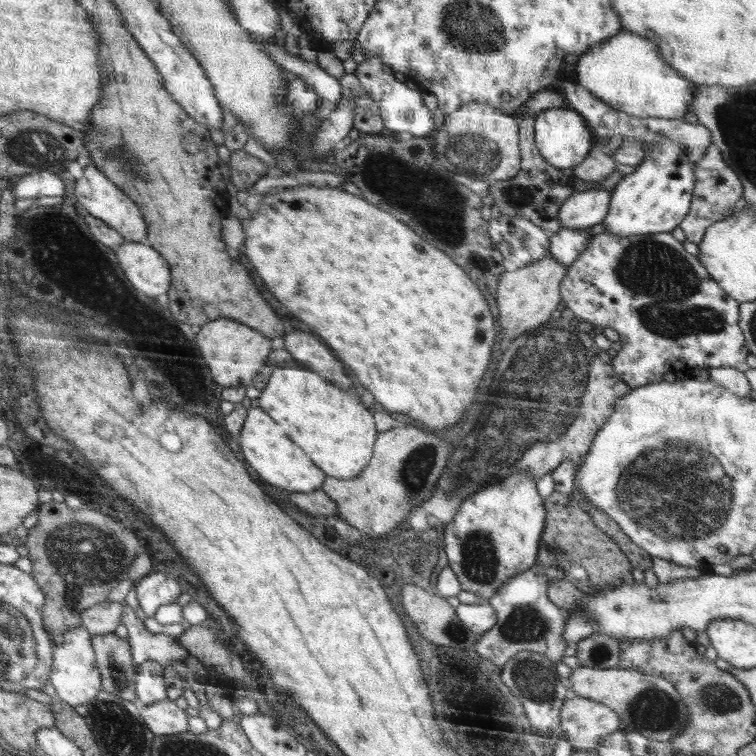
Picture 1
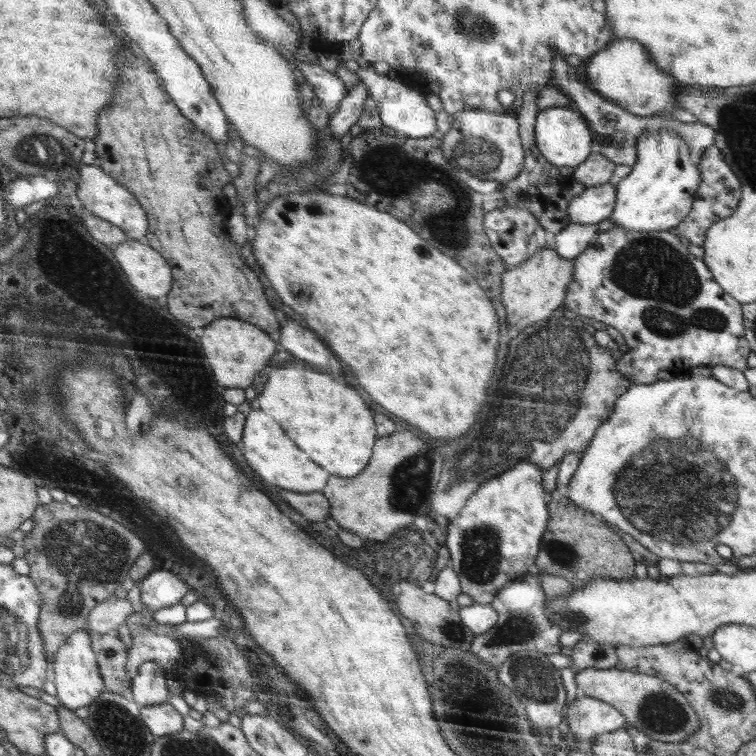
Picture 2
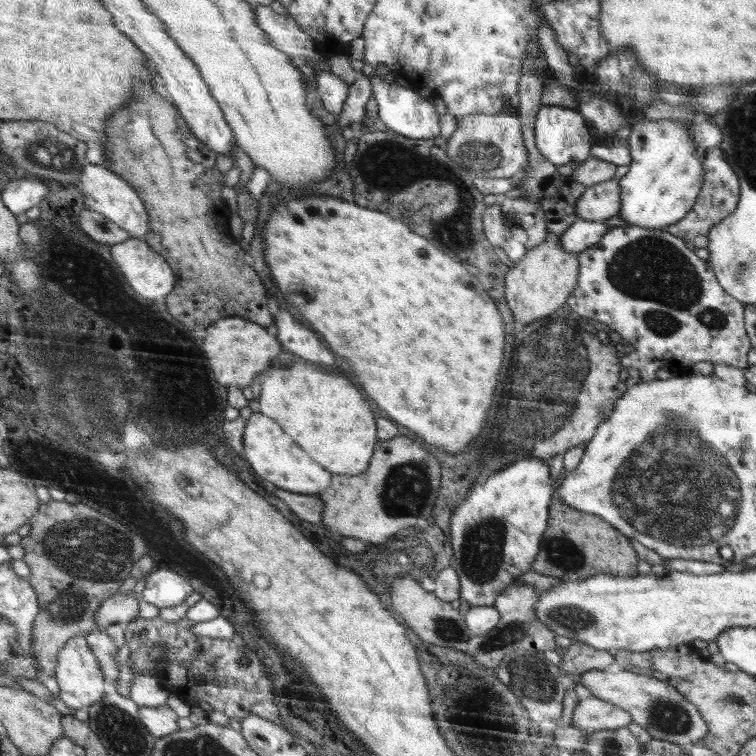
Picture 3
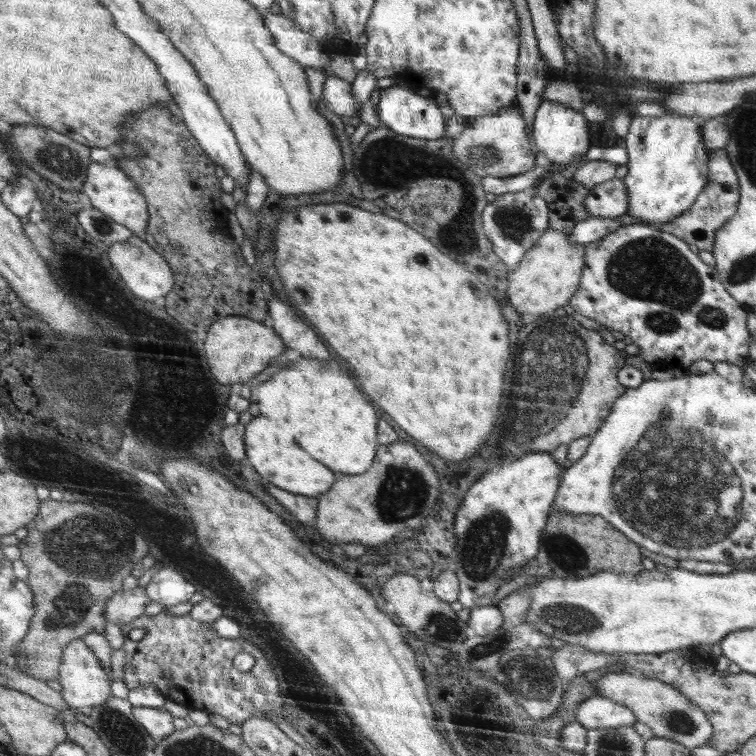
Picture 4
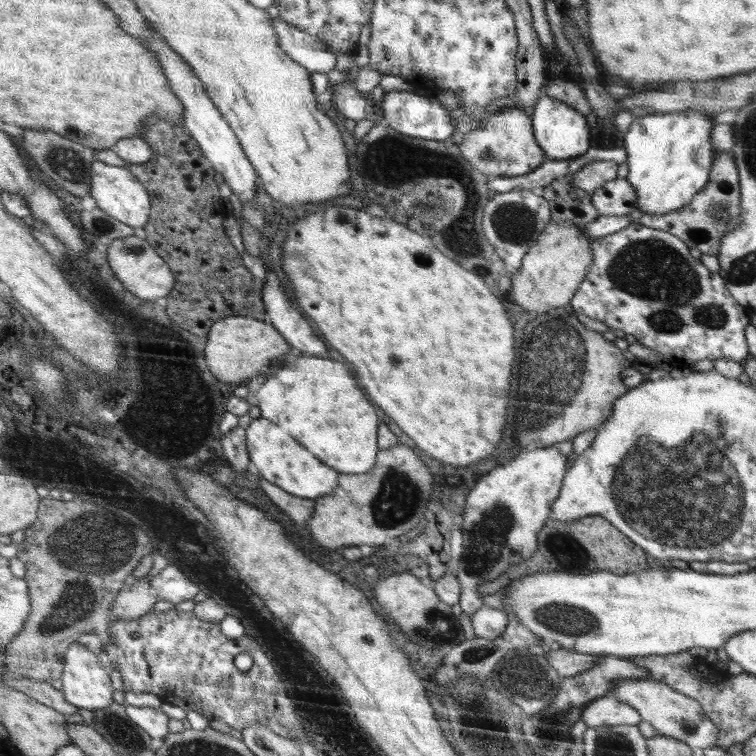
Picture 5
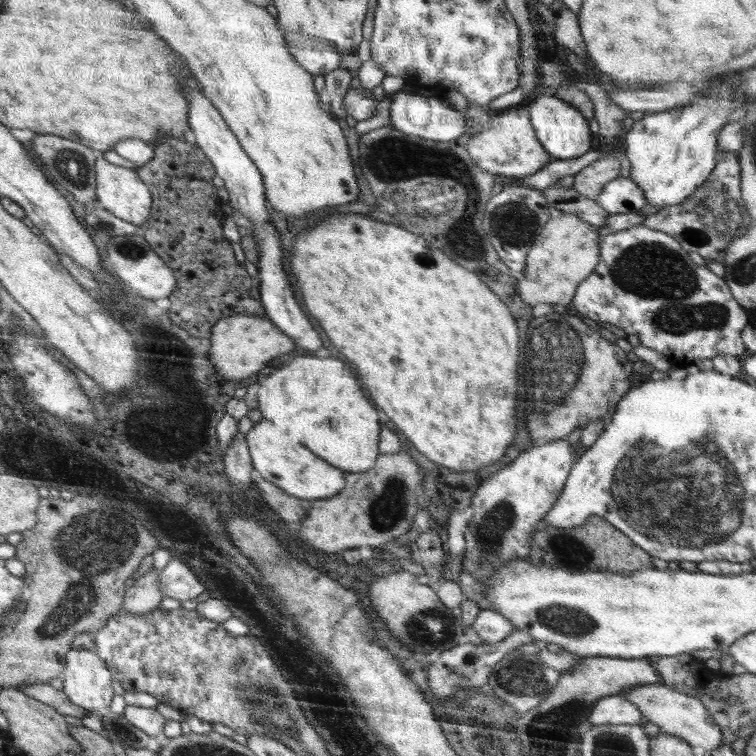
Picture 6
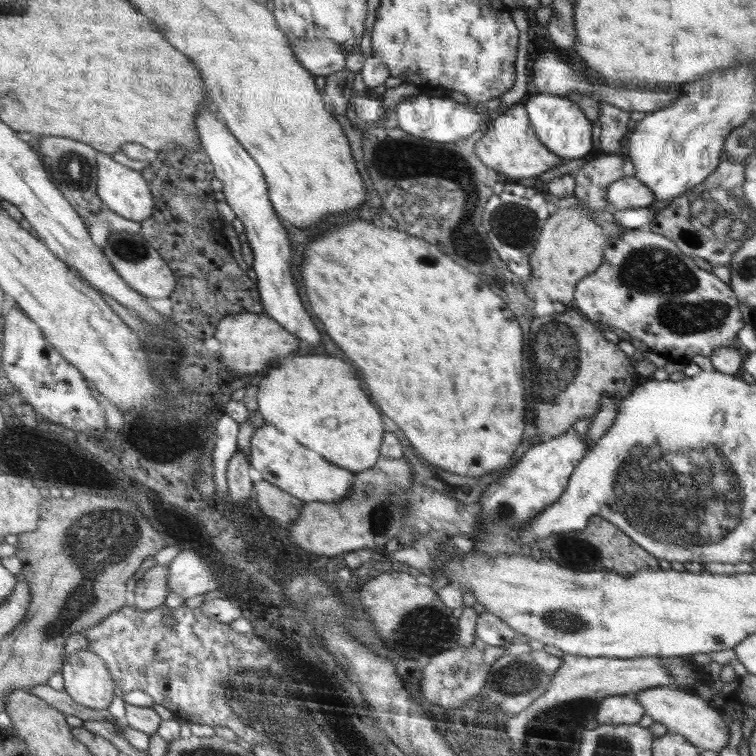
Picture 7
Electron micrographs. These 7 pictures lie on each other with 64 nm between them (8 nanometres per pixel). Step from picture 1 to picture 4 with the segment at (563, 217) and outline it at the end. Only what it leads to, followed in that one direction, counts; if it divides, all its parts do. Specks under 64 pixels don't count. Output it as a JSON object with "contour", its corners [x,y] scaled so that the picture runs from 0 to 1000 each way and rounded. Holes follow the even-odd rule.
{"contour":[[[820,234],[788,245],[775,258],[772,274],[783,288],[815,288],[831,280],[829,246]]]}

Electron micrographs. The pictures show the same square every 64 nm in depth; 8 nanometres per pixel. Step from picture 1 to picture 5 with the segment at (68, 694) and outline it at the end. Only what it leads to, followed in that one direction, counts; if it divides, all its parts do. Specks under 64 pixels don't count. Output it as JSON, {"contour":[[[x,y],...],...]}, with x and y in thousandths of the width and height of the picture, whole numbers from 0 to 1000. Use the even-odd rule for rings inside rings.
{"contour":[[[95,852],[89,860],[87,878],[78,898],[81,915],[93,933],[120,940],[148,933],[146,892],[130,876],[127,862],[110,852]]]}

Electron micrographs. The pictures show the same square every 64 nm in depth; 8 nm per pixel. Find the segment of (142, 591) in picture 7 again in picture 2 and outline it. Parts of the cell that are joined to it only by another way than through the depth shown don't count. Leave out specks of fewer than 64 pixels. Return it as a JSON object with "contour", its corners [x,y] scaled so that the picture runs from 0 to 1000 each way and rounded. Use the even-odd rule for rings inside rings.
{"contour":[[[163,786],[149,787],[143,796],[134,796],[119,810],[116,828],[119,836],[130,839],[151,837],[165,820],[177,812],[175,799]]]}

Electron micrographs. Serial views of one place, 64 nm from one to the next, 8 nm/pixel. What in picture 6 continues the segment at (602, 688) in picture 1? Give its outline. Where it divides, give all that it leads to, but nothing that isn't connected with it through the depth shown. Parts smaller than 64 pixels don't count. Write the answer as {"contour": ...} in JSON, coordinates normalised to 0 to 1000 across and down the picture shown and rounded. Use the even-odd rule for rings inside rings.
{"contour":[[[876,903],[840,909],[824,915],[821,921],[840,930],[862,958],[874,963],[877,971],[909,978],[910,984],[921,987],[929,996],[940,995],[956,984],[955,962],[944,954],[939,940],[931,935],[926,925],[892,914]]]}

